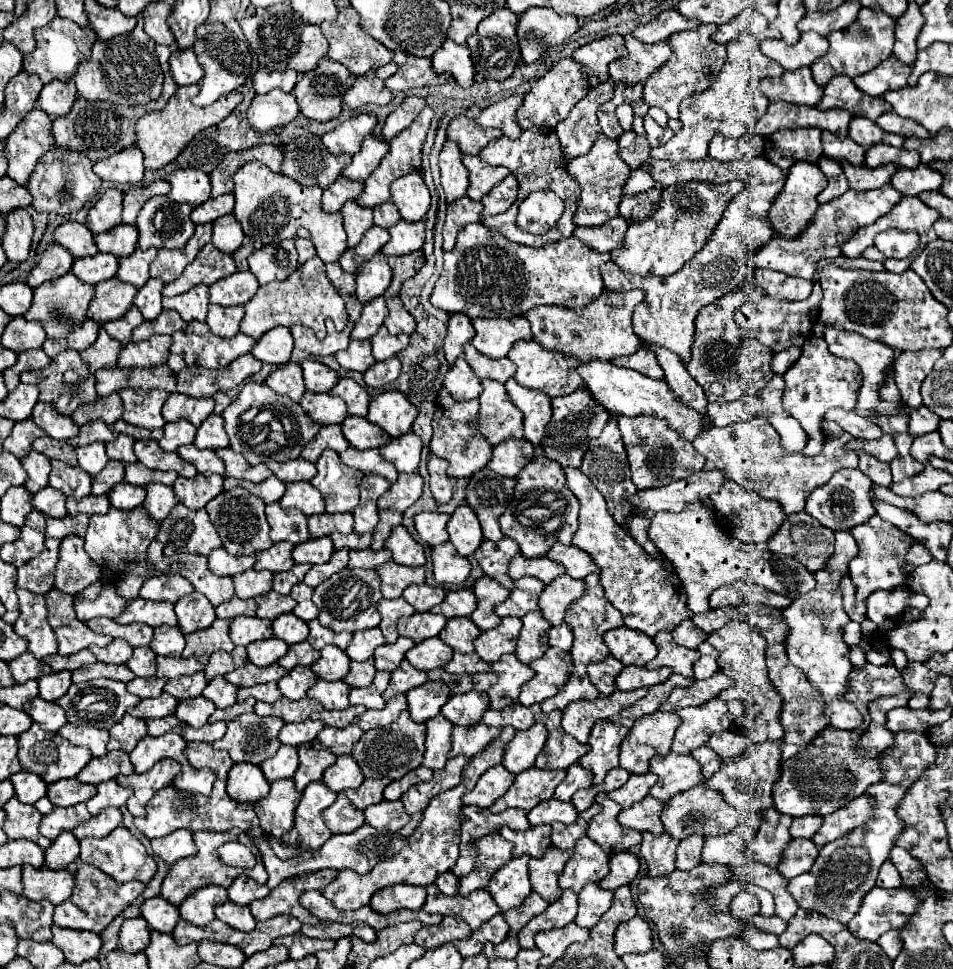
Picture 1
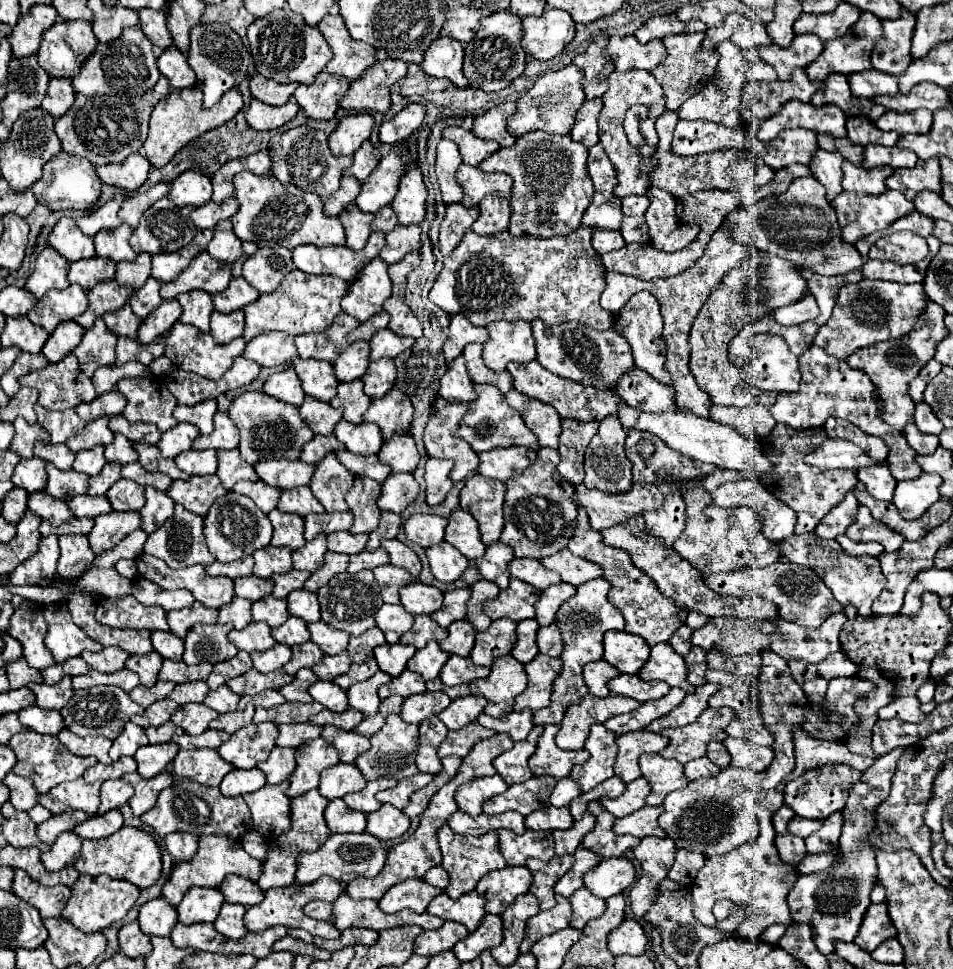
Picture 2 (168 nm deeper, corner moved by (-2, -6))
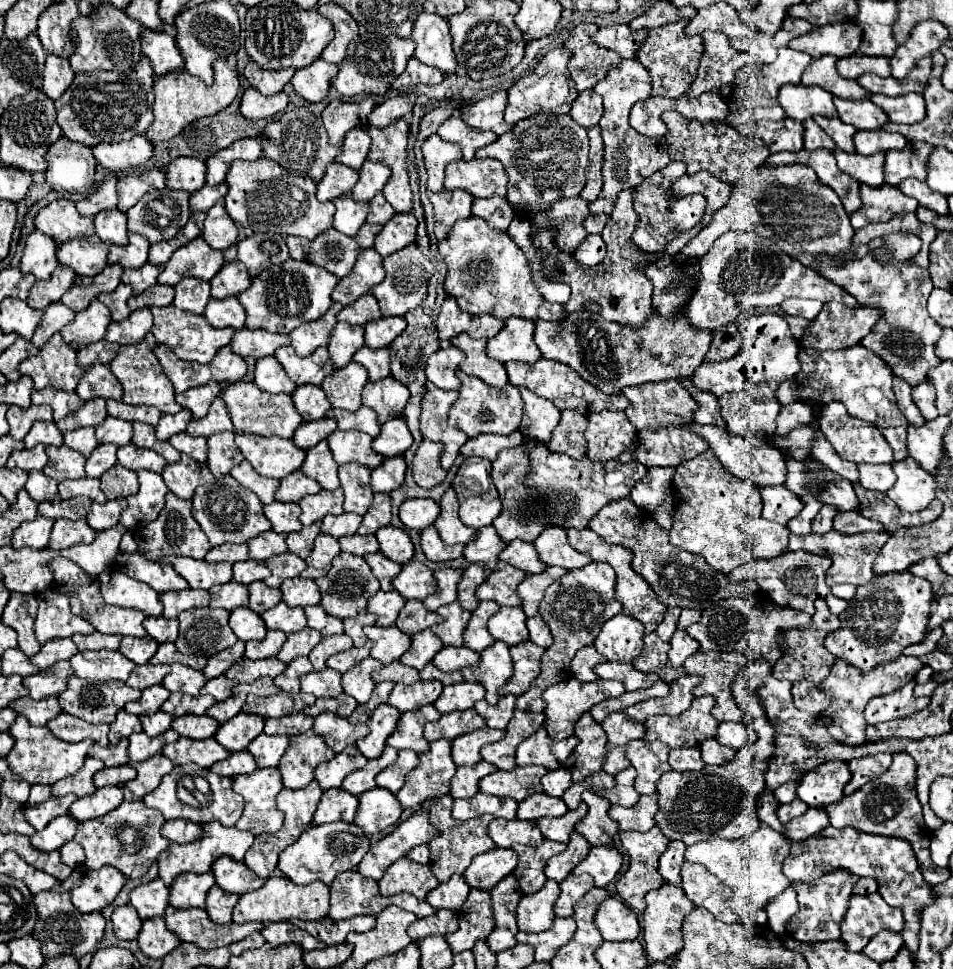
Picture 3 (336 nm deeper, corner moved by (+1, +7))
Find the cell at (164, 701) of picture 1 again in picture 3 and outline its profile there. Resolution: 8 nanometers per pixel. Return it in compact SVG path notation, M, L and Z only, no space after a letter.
M154 685L154 687L148 687L142 691L142 697L134 703L126 703L126 711L128 713L134 713L134 715L150 715L150 713L156 713L160 711L162 703L168 699L170 691L164 689L162 685Z

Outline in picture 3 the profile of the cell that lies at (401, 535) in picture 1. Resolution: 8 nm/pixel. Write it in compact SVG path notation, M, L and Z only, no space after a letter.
M392 525L378 529L376 533L378 543L380 543L380 553L400 565L408 563L414 555L414 545L404 529L396 529Z

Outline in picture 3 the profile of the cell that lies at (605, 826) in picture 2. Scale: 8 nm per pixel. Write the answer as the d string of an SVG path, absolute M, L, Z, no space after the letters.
M584 791L582 801L588 805L588 813L576 823L574 831L580 833L590 845L610 845L612 837L618 833L618 825L608 817L610 801L592 791Z

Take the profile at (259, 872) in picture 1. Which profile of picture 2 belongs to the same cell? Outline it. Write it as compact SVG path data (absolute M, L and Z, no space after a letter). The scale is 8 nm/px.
M201 836L199 838L199 850L197 850L195 858L189 862L181 862L181 864L173 866L173 872L163 886L163 898L169 904L177 906L183 900L187 888L191 888L191 886L219 888L221 882L225 880L225 876L229 876L229 874L237 874L237 876L243 876L243 878L257 882L257 876L261 876L261 862L255 860L253 856L249 856L241 848L239 840L225 838L225 836Z

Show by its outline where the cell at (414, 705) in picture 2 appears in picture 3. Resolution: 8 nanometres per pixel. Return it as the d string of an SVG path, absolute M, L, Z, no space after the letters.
M416 681L412 685L398 683L386 703L396 707L400 713L406 713L434 703L440 697L440 693L442 693L440 681Z

